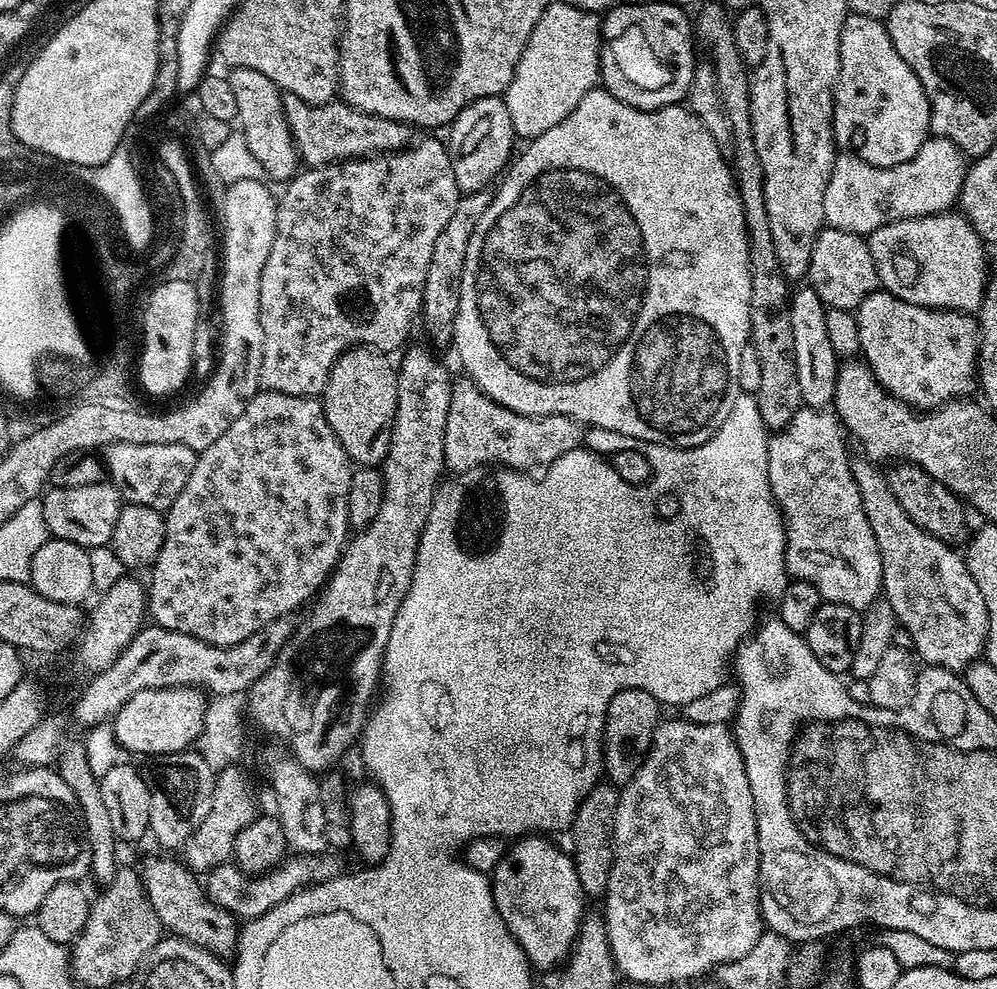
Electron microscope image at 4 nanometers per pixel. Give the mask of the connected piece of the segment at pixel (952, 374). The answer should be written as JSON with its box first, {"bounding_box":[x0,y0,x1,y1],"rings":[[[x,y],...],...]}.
{"bounding_box":[855,290,980,410],"rings":[[[887,290],[869,294],[855,309],[860,339],[859,355],[874,378],[892,395],[913,410],[939,410],[957,398],[968,398],[978,388],[980,333],[975,315],[946,308],[923,308],[906,302]]]}

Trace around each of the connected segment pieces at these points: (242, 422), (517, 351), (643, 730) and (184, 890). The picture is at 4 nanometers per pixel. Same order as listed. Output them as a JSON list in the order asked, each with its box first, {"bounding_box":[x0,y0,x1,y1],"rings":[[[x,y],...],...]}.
[{"bounding_box":[146,390,354,648],"rings":[[[261,390],[249,400],[248,405],[230,422],[230,430],[222,434],[222,438],[210,442],[197,455],[194,470],[186,486],[182,486],[182,494],[174,498],[164,517],[164,541],[162,550],[158,550],[158,558],[152,563],[148,584],[146,580],[146,612],[152,616],[157,625],[166,630],[178,630],[182,634],[190,634],[207,644],[233,648],[238,642],[250,638],[258,630],[262,630],[270,622],[283,616],[292,616],[295,608],[307,605],[324,587],[332,569],[340,560],[340,554],[350,536],[348,527],[348,495],[350,494],[350,478],[354,465],[348,459],[346,450],[338,442],[334,430],[330,430],[330,422],[326,422],[323,403],[310,396],[291,396],[281,392]]]},{"bounding_box":[452,86,752,448],"rings":[[[600,86],[590,89],[582,98],[582,102],[578,102],[578,106],[574,106],[574,110],[570,114],[566,114],[566,118],[562,118],[562,122],[558,122],[558,126],[550,126],[550,130],[546,130],[546,134],[536,137],[525,148],[528,149],[521,156],[519,153],[511,161],[506,175],[499,181],[499,184],[501,183],[500,189],[495,189],[486,214],[482,214],[482,218],[478,218],[478,222],[474,226],[474,234],[470,234],[470,246],[466,250],[466,266],[462,270],[456,321],[452,327],[452,344],[454,349],[456,348],[457,354],[460,355],[461,366],[468,371],[465,372],[467,379],[471,380],[480,391],[485,392],[491,400],[520,415],[571,416],[573,420],[580,421],[581,425],[584,426],[618,430],[618,434],[630,434],[630,438],[642,438],[649,446],[693,448],[706,442],[716,433],[716,424],[713,421],[721,415],[722,409],[725,407],[725,405],[723,406],[724,400],[732,400],[735,396],[741,395],[740,386],[736,383],[738,362],[742,362],[742,350],[749,347],[752,335],[752,323],[750,322],[752,263],[750,262],[748,231],[740,201],[740,192],[736,189],[734,169],[726,159],[726,153],[718,148],[710,130],[706,130],[706,126],[702,126],[702,122],[698,122],[698,118],[688,107],[671,104],[665,108],[655,108],[653,112],[647,112],[641,108],[630,106],[625,100],[614,98]]]},{"bounding_box":[602,688,662,786],"rings":[[[631,688],[614,694],[608,704],[608,713],[604,715],[604,739],[602,741],[602,772],[607,783],[623,786],[634,778],[638,766],[642,766],[644,756],[652,745],[652,733],[661,723],[662,706],[646,690]]]},{"bounding_box":[142,856,238,958],"rings":[[[156,856],[142,867],[144,892],[154,914],[171,935],[189,940],[202,950],[221,958],[228,958],[237,951],[238,920],[222,906],[208,897],[207,887],[201,877],[179,859],[167,860]]]}]

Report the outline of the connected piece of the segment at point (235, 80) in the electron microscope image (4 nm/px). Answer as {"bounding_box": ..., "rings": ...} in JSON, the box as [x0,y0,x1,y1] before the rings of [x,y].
{"bounding_box":[227,68,298,182],"rings":[[[234,68],[227,73],[230,90],[234,90],[234,106],[236,107],[235,123],[240,124],[239,135],[250,154],[261,163],[264,176],[269,181],[287,182],[298,171],[296,143],[290,134],[290,126],[284,113],[284,96],[280,88],[266,74],[258,74],[258,70]]]}

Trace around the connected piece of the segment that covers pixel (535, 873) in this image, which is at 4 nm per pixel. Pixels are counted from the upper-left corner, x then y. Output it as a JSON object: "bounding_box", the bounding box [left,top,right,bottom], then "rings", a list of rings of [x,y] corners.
{"bounding_box":[490,834,586,970],"rings":[[[544,834],[517,839],[490,873],[498,914],[536,970],[567,961],[580,932],[580,921],[586,915],[586,897],[580,888],[576,863],[565,849],[555,848],[548,840]]]}

